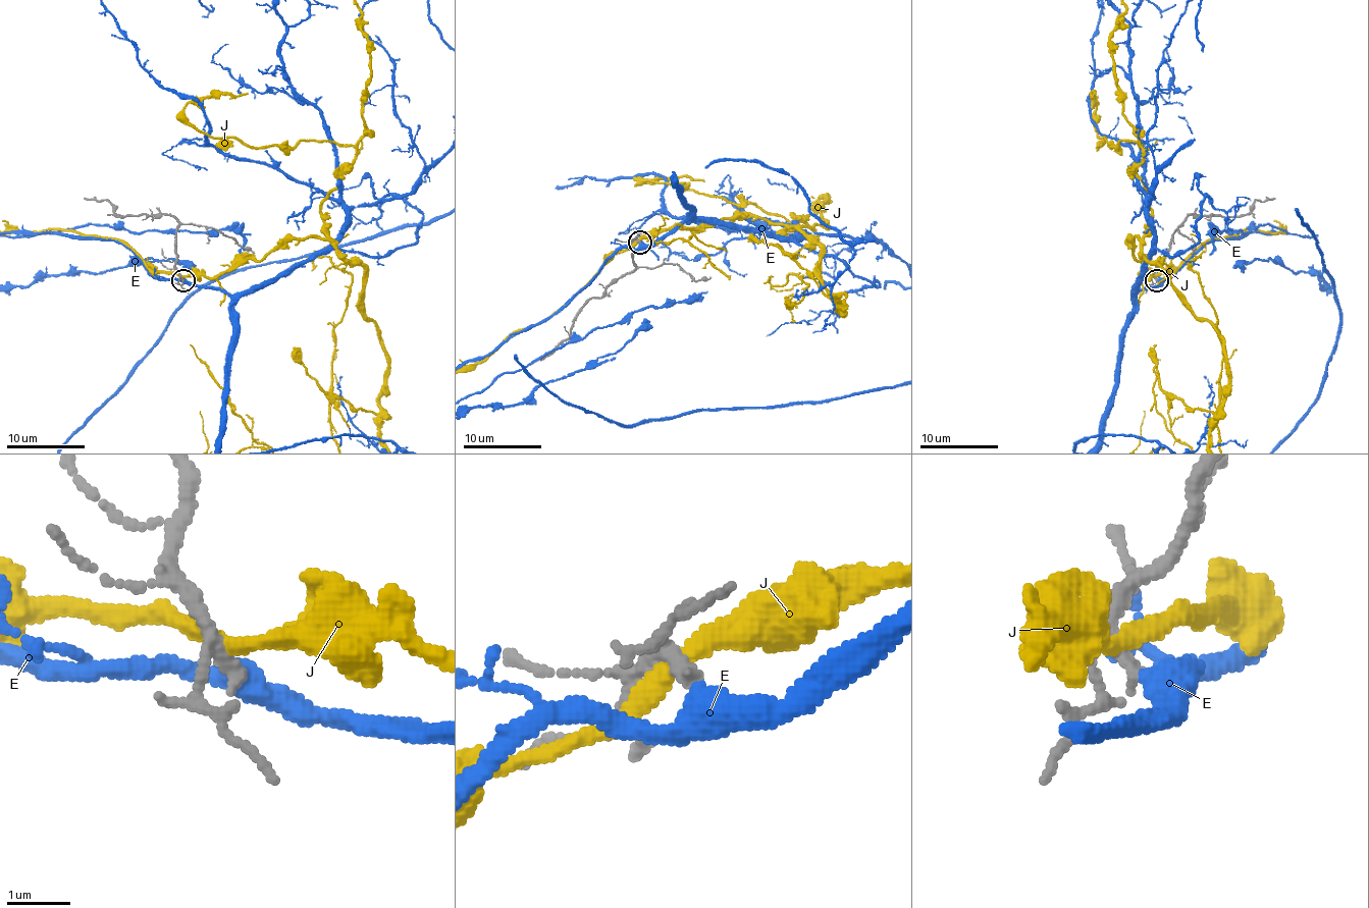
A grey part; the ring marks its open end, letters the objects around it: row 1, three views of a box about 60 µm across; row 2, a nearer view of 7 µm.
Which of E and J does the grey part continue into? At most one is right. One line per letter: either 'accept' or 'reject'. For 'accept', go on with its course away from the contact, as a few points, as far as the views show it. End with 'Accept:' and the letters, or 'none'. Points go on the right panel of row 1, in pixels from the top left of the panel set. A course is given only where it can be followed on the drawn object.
E: accept
J: reject
Accept: E

